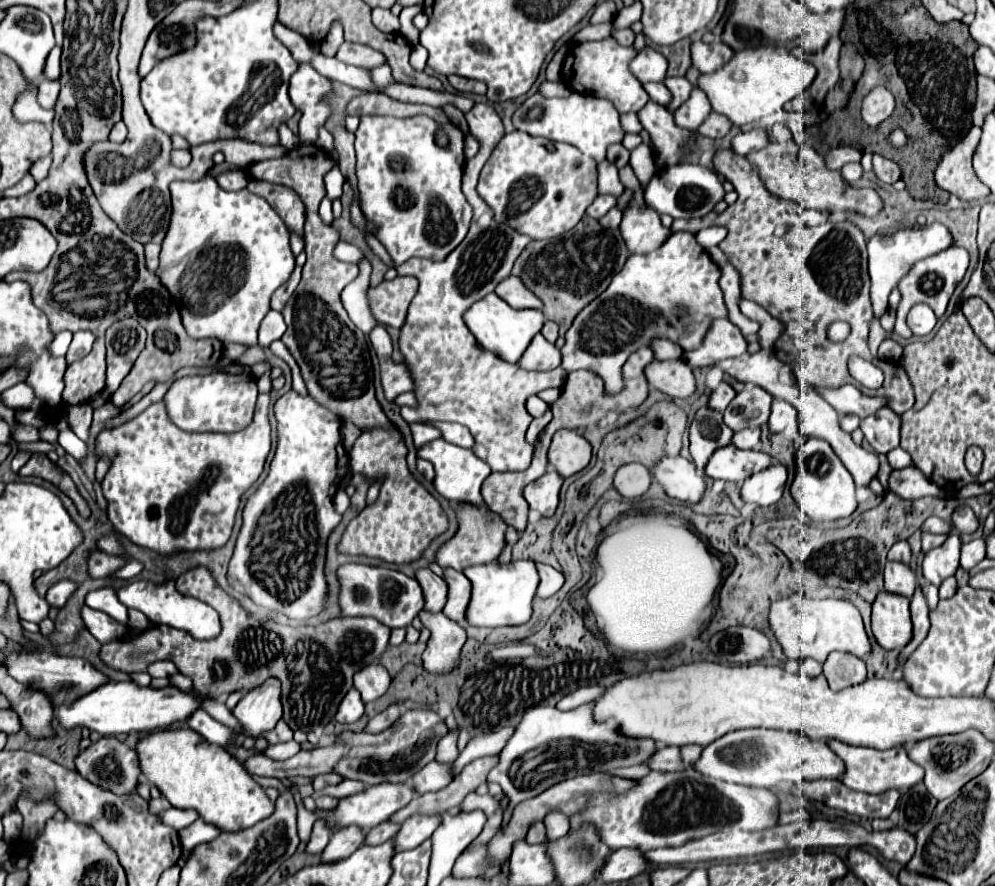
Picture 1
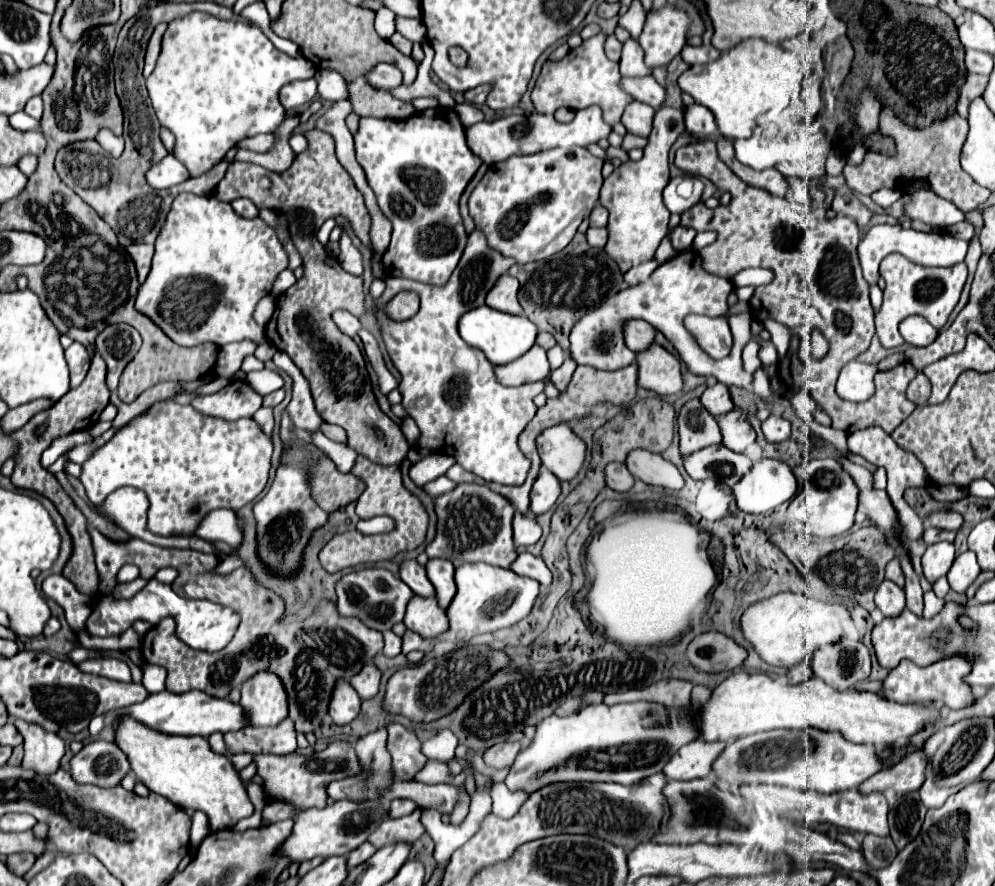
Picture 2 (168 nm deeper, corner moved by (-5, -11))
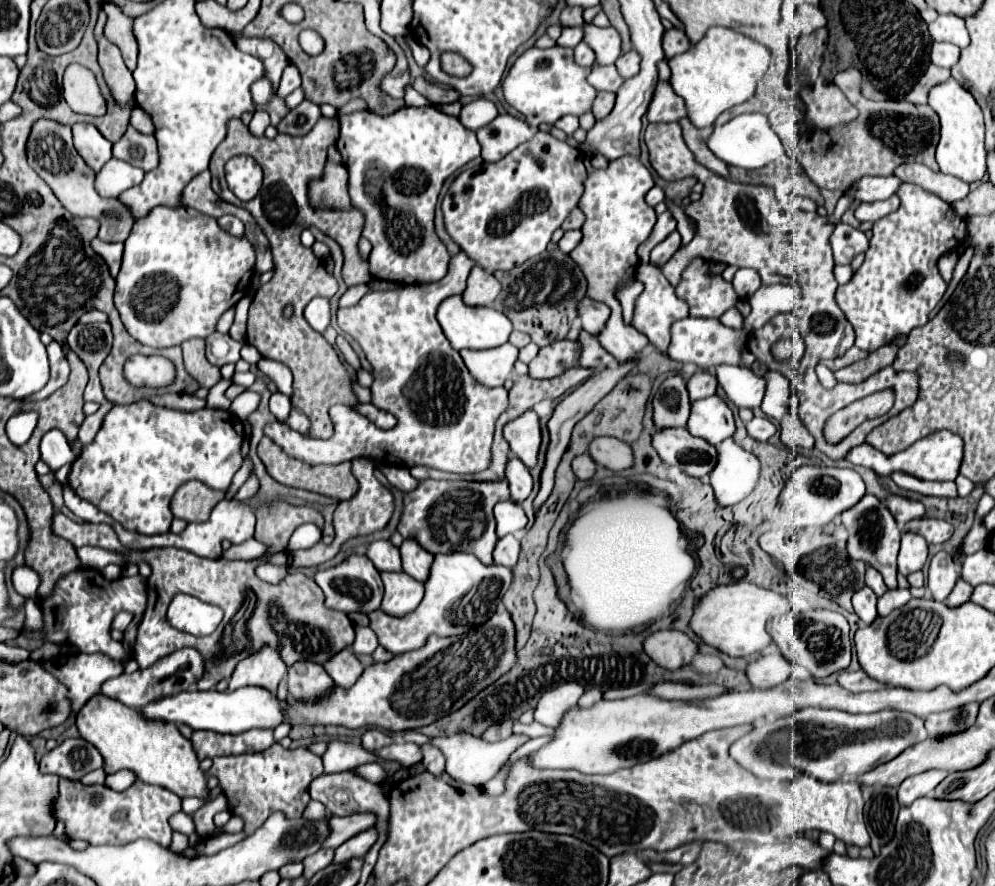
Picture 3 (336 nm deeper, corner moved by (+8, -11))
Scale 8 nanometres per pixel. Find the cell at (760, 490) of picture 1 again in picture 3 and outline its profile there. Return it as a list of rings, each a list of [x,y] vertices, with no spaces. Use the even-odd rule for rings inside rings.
[[[723,440],[717,450],[719,464],[715,466],[715,472],[711,472],[711,486],[721,506],[733,506],[757,488],[761,478],[761,462],[733,440]]]

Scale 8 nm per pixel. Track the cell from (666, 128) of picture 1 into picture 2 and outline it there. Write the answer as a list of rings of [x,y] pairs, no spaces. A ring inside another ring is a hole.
[[[634,100],[632,104],[628,104],[628,108],[624,108],[624,116],[620,122],[626,126],[628,132],[648,136],[652,130],[652,118],[654,118],[654,108]]]

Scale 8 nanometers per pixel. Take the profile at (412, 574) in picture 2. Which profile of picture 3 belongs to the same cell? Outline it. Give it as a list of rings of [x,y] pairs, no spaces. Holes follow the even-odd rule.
[[[385,540],[373,542],[367,548],[367,558],[375,564],[379,572],[403,572],[399,550],[391,542]]]

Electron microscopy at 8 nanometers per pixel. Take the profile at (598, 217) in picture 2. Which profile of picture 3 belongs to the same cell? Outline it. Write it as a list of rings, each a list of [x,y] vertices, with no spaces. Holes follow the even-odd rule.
[[[575,208],[575,212],[571,212],[571,216],[563,222],[563,230],[581,228],[581,226],[583,226],[583,222],[585,222],[585,214],[583,214],[579,208]]]

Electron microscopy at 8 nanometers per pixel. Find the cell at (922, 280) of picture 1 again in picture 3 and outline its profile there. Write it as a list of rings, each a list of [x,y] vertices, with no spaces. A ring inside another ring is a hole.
[[[903,184],[899,188],[899,198],[901,198],[901,208],[875,222],[871,248],[865,252],[863,266],[859,268],[859,272],[853,274],[849,284],[837,288],[837,298],[835,298],[839,308],[845,312],[847,320],[855,328],[855,334],[857,334],[855,346],[861,350],[869,350],[869,352],[889,344],[897,334],[909,334],[913,328],[927,324],[929,312],[933,308],[929,306],[929,298],[919,296],[919,292],[921,294],[929,292],[929,288],[935,284],[935,280],[931,276],[935,276],[939,258],[947,250],[957,248],[967,236],[965,220],[955,216],[955,212],[951,212],[951,206],[947,202],[939,200],[939,196],[919,188],[915,184]],[[913,300],[915,300],[915,304],[925,304],[929,308],[913,308]]]

